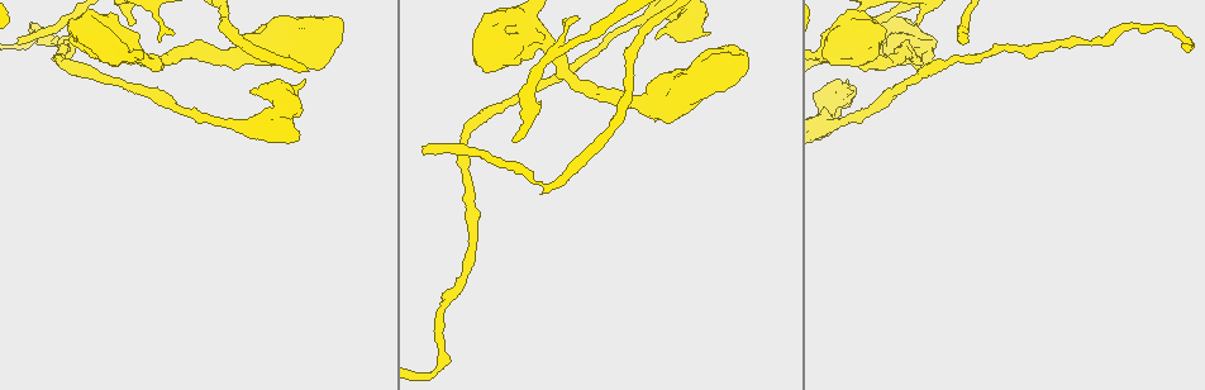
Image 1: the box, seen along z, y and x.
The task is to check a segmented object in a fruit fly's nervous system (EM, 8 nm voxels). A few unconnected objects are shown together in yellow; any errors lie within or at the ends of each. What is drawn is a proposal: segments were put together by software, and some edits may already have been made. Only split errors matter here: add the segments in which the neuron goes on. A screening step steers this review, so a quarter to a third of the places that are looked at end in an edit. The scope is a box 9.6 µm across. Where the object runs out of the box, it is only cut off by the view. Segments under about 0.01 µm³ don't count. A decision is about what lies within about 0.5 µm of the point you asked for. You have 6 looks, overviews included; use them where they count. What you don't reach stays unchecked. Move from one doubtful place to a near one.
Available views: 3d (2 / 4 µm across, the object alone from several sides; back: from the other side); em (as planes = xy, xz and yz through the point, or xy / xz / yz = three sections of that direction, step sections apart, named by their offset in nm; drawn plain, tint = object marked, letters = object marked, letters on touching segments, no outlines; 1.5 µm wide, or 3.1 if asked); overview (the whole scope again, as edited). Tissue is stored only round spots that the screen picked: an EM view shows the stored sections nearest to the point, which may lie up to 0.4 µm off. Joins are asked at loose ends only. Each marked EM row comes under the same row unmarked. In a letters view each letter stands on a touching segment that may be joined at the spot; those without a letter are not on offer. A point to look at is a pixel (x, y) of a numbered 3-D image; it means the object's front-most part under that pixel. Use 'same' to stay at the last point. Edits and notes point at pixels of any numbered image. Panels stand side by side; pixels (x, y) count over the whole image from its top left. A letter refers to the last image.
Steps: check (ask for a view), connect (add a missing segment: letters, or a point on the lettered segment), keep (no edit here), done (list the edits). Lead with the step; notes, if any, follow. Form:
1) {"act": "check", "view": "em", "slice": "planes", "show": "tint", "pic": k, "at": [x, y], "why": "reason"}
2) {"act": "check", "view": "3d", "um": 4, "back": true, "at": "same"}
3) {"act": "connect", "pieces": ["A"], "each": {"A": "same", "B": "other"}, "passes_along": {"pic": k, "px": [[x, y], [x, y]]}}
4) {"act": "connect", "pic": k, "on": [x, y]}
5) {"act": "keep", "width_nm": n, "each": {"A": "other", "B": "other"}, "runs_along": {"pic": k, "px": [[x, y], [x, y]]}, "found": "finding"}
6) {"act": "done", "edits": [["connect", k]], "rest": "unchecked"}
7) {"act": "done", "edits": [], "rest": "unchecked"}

{"act": "check", "view": "em", "slice": "planes", "show": "tint", "pic": 1, "at": [20, 45], "why": "tapers out"}

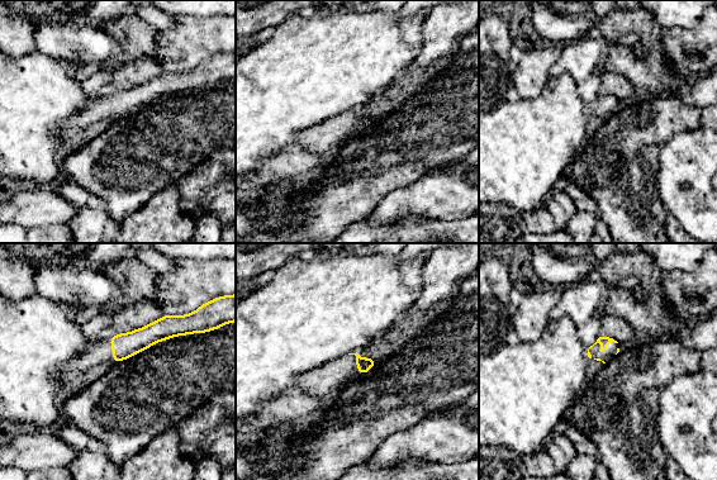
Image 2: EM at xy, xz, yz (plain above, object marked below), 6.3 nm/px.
{"act": "check", "view": "em", "slice": "planes", "show": "letters", "at": "same"}

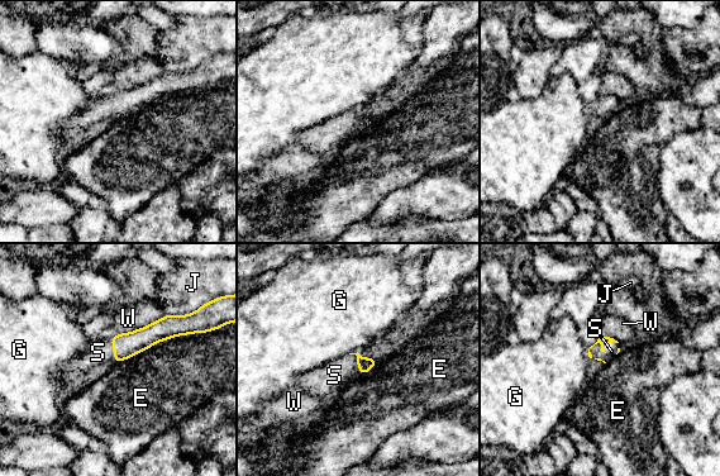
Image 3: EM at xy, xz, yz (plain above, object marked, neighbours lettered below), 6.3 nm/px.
{"act": "connect", "pieces": ["S"], "each": {"E": "other", "G": "other", "J": "other", "S": "same", "W": "other"}, "found": "it goes on there"}

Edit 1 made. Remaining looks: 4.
{"act": "check", "view": "overview", "why": "see it whole again"}

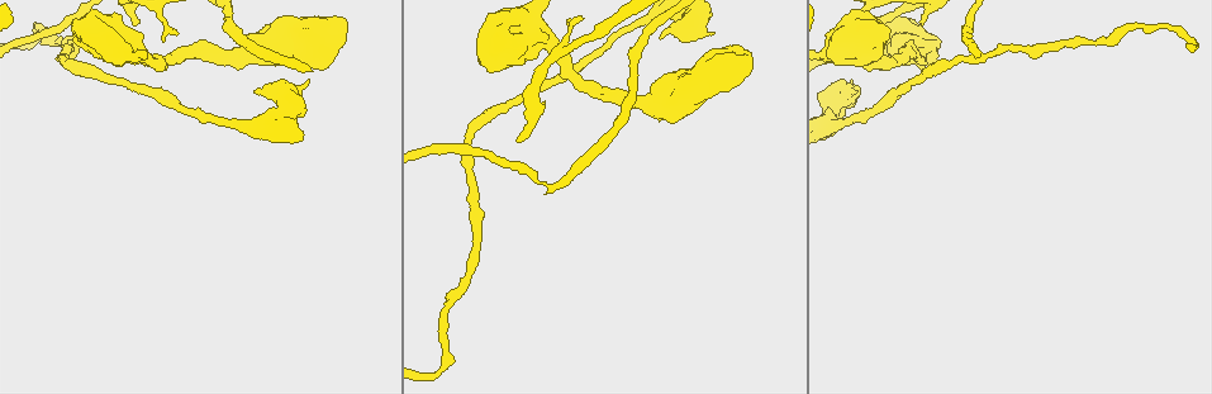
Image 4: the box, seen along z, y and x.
{"act": "check", "view": "em", "slice": "xy", "step": 4, "show": "letters", "pic": 4, "at": [922, 26], "why": "free end"}

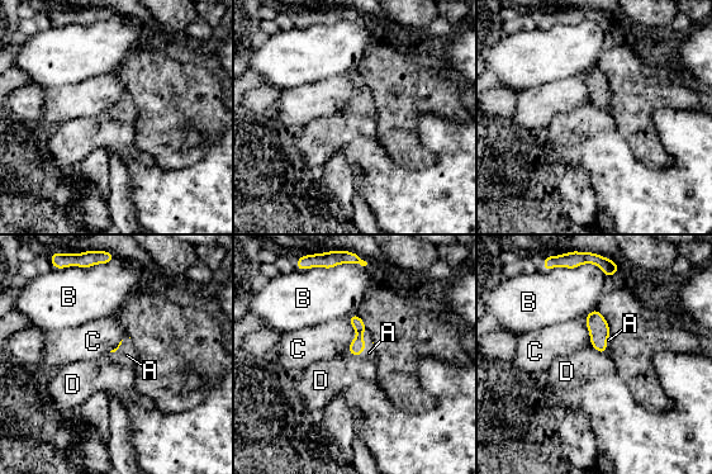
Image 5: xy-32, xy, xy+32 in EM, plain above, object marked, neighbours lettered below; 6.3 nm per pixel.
{"act": "connect", "pieces": ["A"], "each": {"A": "same", "B": "other", "C": "other", "D": "other"}, "passes_along": {"pic": 5, "px": [[356, 347], [365, 342], [369, 352]]}, "found": "the neuron continues"}

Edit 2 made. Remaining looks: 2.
{"act": "check", "view": "overview"}

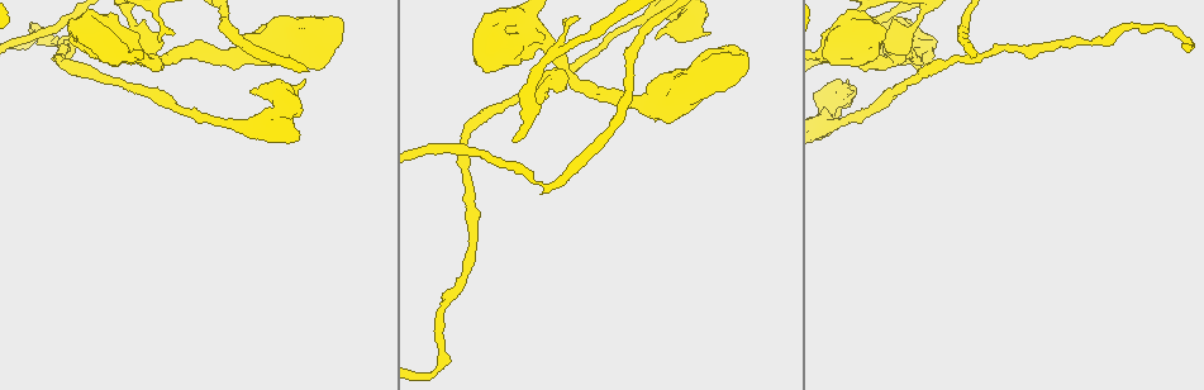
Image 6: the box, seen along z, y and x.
{"act": "check", "view": "em", "slice": "planes", "show": "letters", "pic": 6, "at": [852, 92], "why": "an open end"}

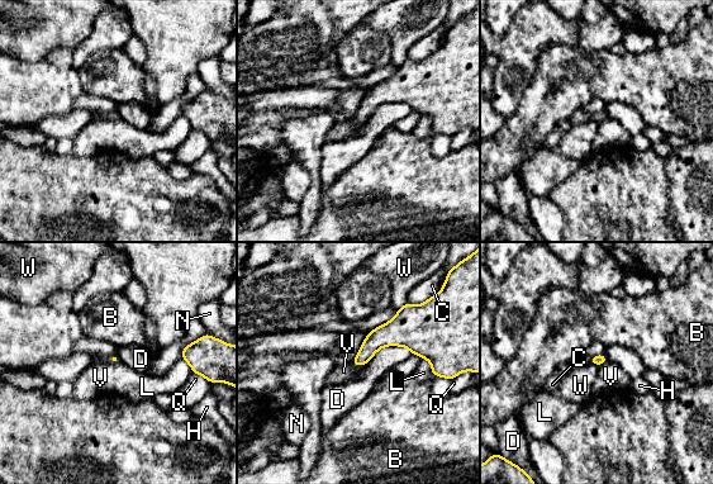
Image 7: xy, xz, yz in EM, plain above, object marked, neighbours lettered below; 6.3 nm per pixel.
{"act": "keep", "longest_contact_nm": ["D", 300], "each": {"B": "other", "C": "other", "D": "other", "H": "other", "L": "other", "N": "other", "Q": "other", "V": "other", "W": "other"}, "border": {"pic": 7, "px": [[351, 361], [355, 365], [365, 365]]}, "found": "no lettered segment goes on from it"}

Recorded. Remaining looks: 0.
{"act": "done", "edits": [["connect", 3], ["connect", 5]], "rest": "unchecked"}

